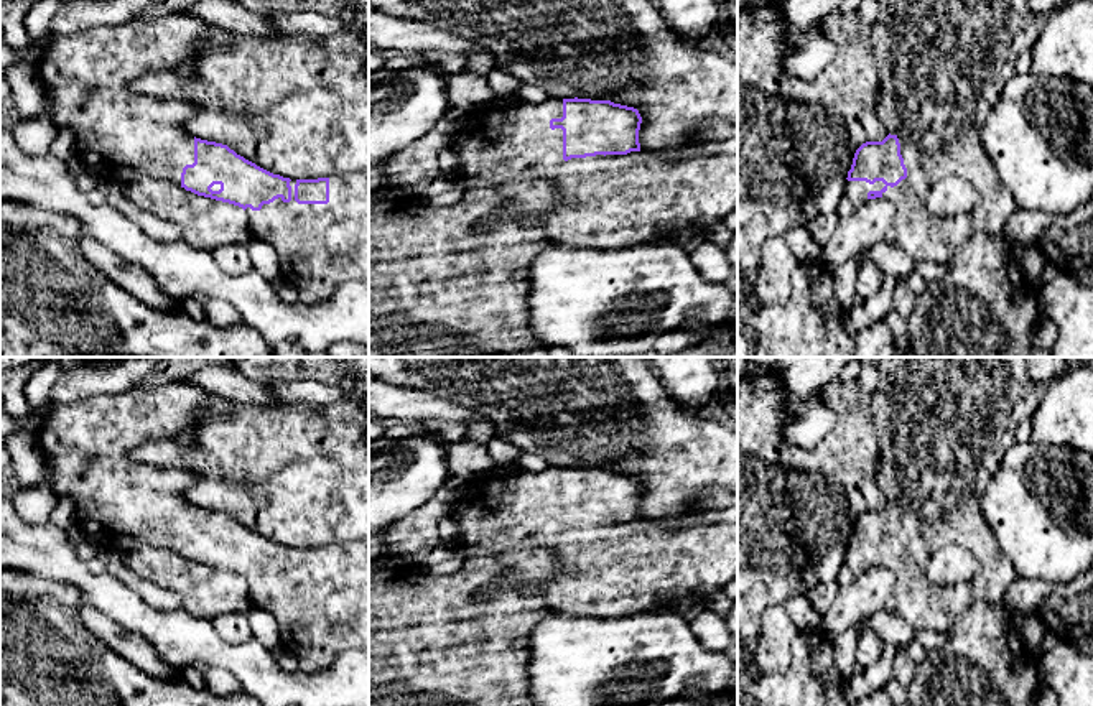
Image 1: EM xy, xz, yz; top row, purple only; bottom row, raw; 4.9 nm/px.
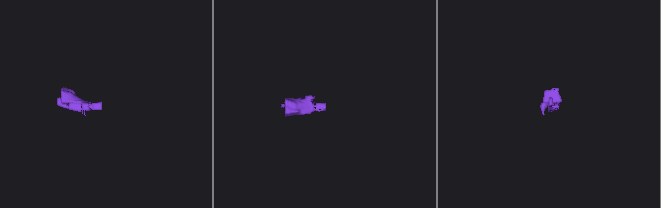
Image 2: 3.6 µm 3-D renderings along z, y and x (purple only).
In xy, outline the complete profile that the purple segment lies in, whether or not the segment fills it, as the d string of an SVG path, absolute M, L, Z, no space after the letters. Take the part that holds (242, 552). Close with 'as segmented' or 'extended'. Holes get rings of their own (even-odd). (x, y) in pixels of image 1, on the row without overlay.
M189 382L54 403L36 433L54 492L74 502L76 523L99 546L120 553L133 546L161 548L242 576L249 601L277 619L280 643L298 658L300 670L324 670L346 650L369 652L369 545L347 541L290 548L273 543L227 513L193 505L186 499L196 481L191 471L130 458L138 444L150 439L191 443L209 403L211 393Z; extended

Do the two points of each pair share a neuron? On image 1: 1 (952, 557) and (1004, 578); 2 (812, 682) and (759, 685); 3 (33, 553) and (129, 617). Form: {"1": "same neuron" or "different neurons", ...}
{"1": "different neurons", "2": "same neuron", "3": "same neuron"}

